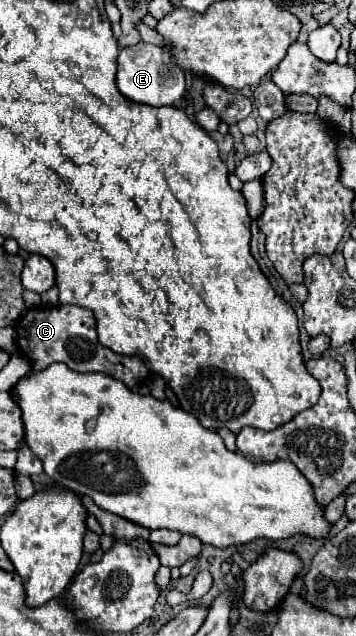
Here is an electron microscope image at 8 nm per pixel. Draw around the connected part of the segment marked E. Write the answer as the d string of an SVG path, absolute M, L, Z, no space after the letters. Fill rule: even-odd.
M137 43L131 47L121 47L119 51L117 87L131 101L147 105L177 105L185 97L185 73L179 65L175 65L173 57L163 47Z

